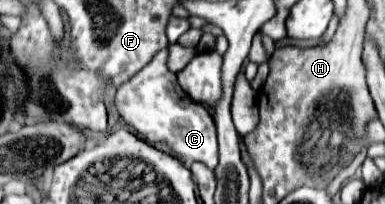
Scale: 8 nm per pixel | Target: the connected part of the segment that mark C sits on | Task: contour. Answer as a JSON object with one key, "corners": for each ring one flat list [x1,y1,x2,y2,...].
{"corners":[[168,51,156,53,144,69,128,79,116,91,116,109,120,119,130,125,146,143,158,147,180,161,200,161,210,169,218,165,218,143,212,115,198,103,194,103,178,85,176,75,166,67]]}

